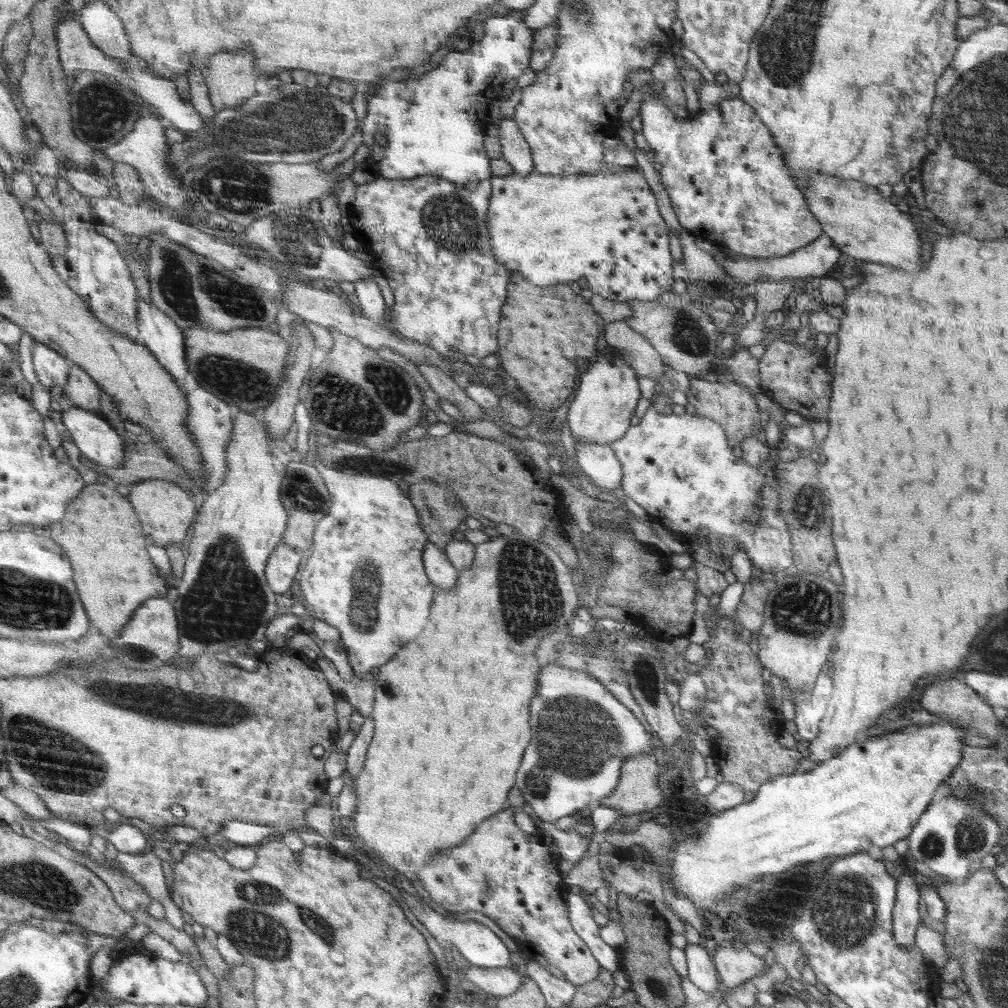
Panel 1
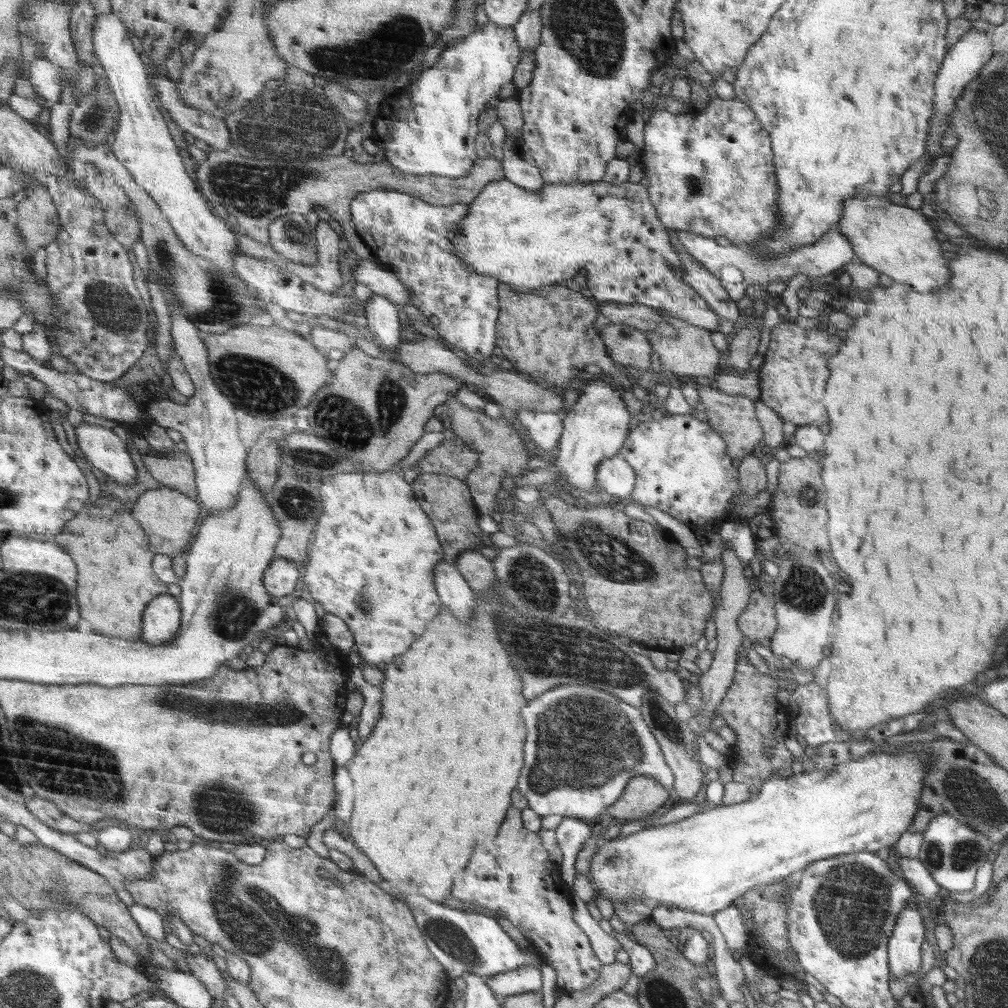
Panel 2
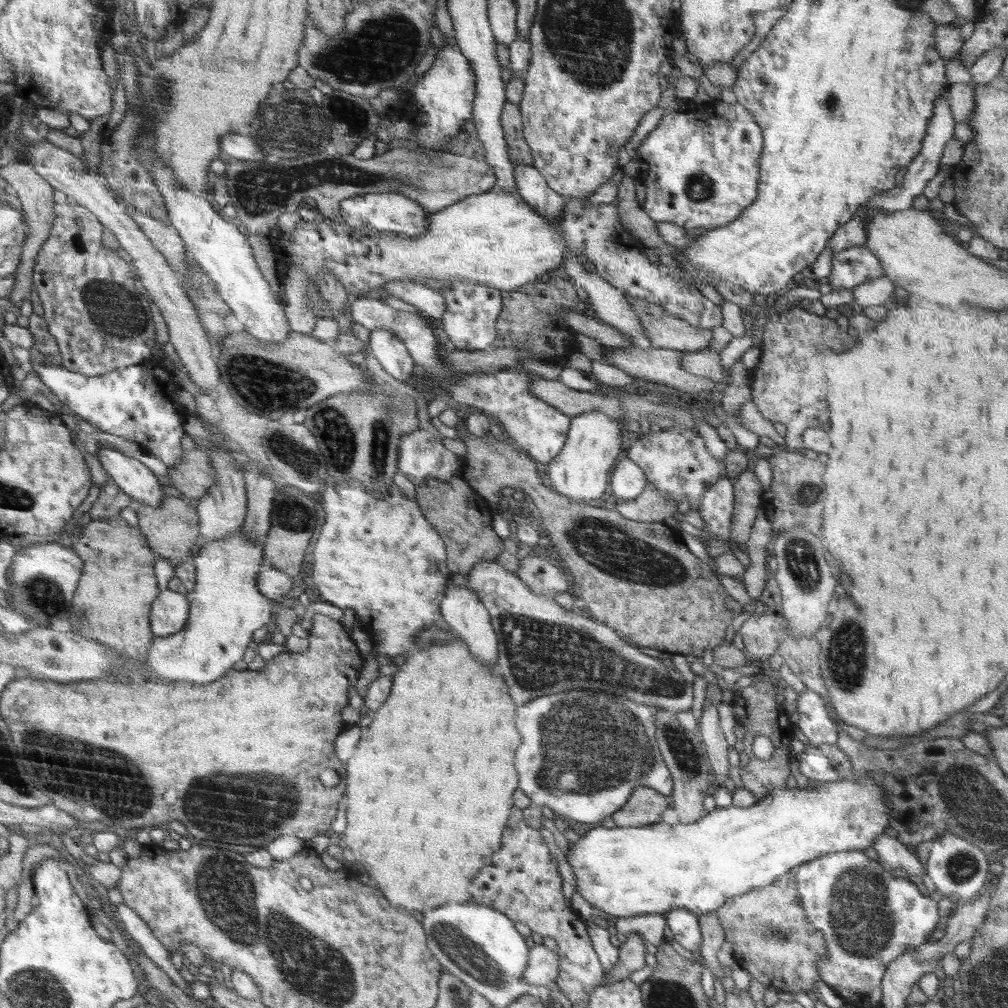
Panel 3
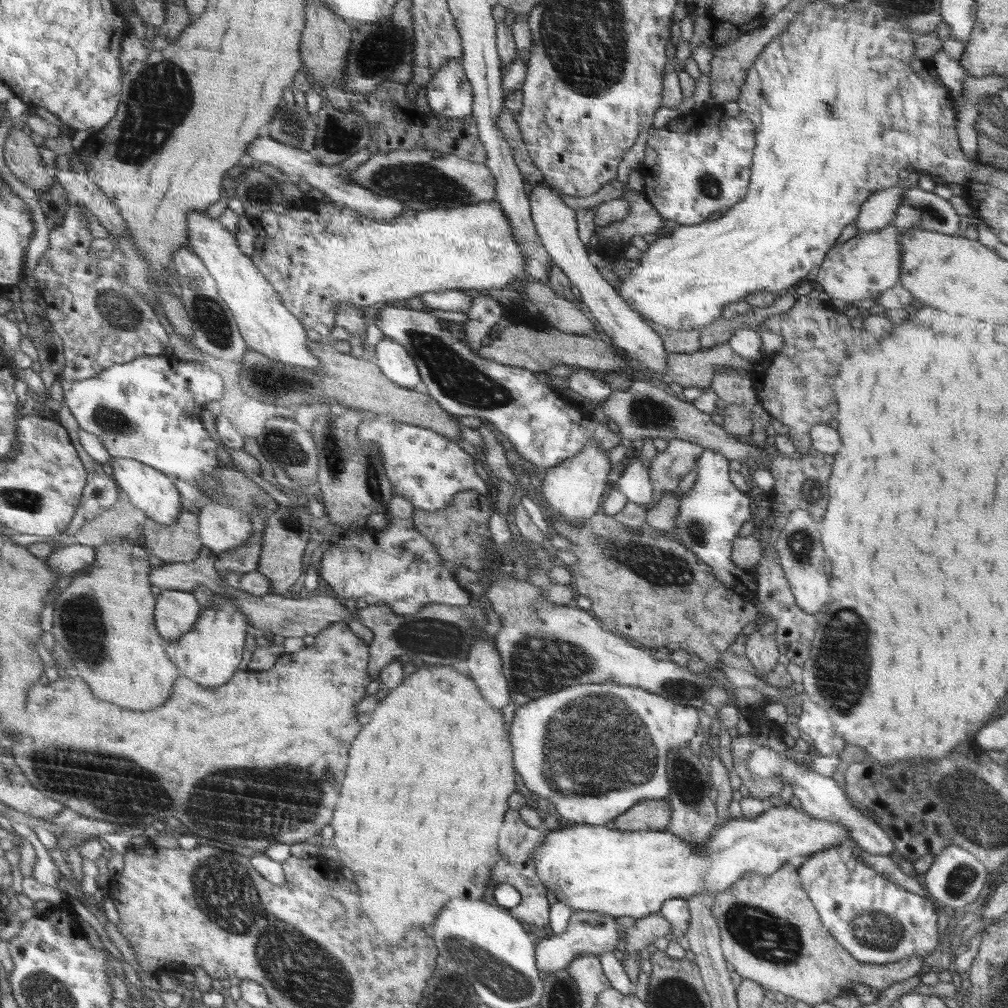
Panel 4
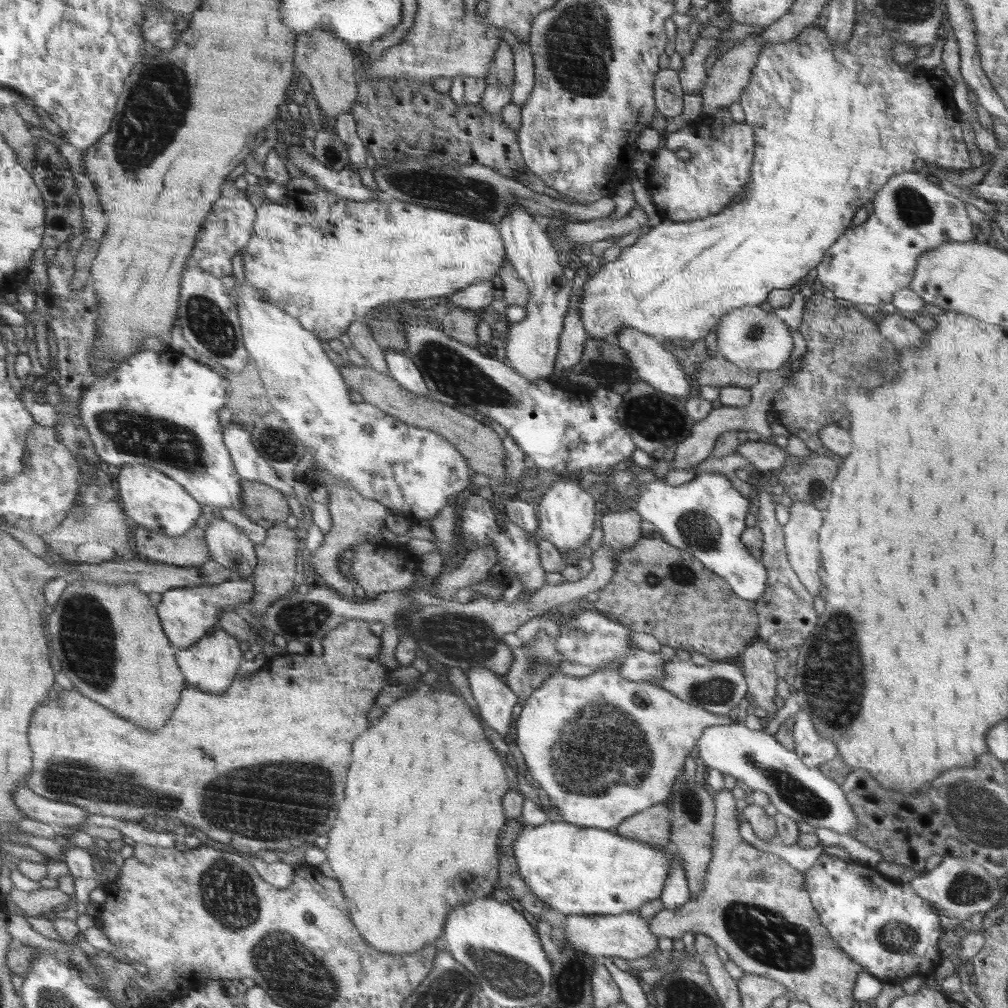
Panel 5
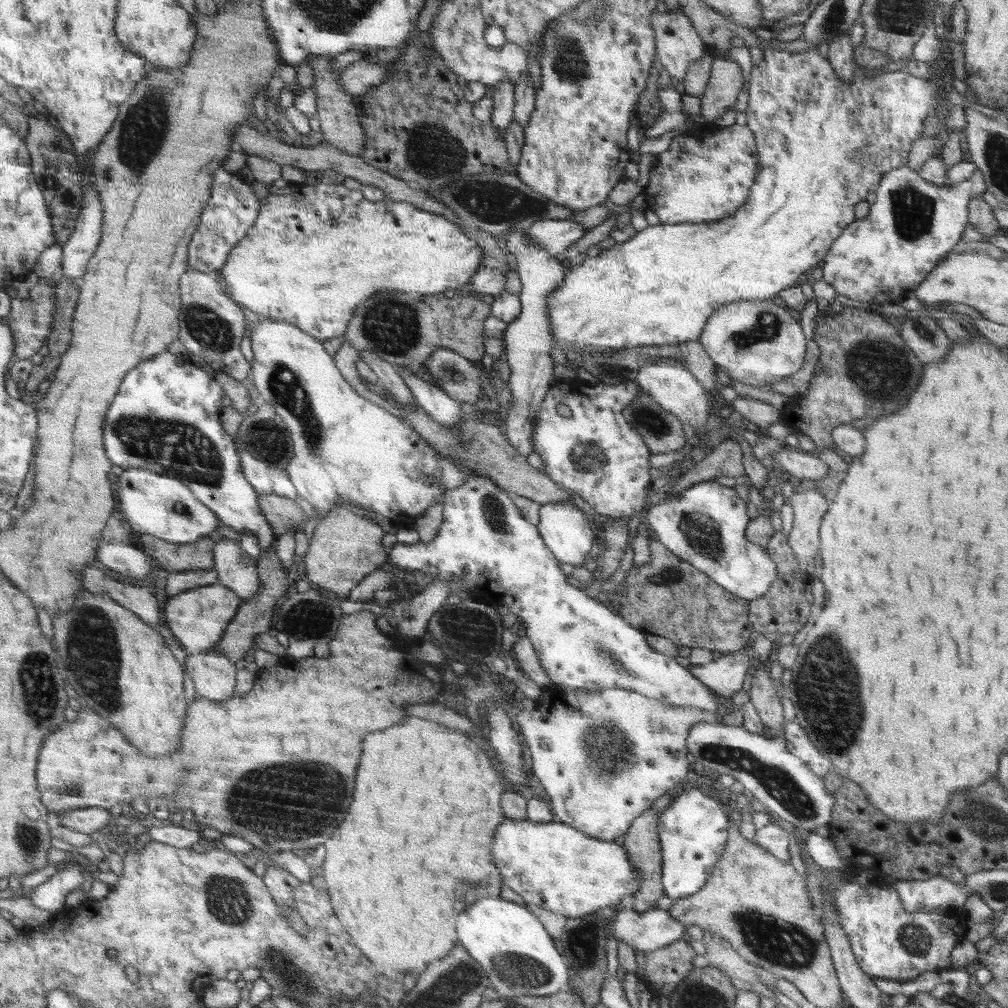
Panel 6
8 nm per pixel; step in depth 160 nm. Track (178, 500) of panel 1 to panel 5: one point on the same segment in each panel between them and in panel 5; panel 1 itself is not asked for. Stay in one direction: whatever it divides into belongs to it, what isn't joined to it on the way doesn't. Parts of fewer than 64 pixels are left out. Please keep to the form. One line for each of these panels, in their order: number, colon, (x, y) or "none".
2: (167, 515)
3: (172, 527)
4: (178, 543)
5: (190, 550)

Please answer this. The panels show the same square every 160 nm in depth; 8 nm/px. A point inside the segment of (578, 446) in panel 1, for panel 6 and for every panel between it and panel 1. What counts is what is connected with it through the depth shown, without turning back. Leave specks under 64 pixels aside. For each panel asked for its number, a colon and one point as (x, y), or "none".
2: (615, 476)
3: (628, 481)
4: (634, 483)
5: (705, 517)
6: (704, 525)

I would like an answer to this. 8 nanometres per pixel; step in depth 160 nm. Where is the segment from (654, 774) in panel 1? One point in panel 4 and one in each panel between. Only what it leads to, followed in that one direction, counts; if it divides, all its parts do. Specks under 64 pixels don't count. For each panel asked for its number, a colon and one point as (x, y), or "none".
2: (644, 795)
3: (647, 806)
4: (651, 815)

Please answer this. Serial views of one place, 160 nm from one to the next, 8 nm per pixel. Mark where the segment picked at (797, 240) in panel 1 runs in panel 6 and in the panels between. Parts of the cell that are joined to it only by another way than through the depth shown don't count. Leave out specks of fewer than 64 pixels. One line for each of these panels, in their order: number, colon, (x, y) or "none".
2: (712, 174)
3: (701, 169)
4: (696, 165)
5: (704, 166)
6: (698, 179)

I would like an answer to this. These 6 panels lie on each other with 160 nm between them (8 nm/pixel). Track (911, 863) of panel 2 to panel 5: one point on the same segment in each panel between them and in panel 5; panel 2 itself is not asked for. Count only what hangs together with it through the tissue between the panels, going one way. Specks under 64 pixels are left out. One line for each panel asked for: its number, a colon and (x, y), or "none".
3: (891, 851)
4: (820, 796)
5: (805, 794)

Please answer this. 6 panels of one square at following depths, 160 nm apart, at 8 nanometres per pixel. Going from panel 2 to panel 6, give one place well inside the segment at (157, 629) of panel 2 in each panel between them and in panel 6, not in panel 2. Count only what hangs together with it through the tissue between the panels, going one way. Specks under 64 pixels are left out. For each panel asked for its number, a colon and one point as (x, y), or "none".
3: (170, 611)
4: (178, 611)
5: (189, 613)
6: (199, 617)

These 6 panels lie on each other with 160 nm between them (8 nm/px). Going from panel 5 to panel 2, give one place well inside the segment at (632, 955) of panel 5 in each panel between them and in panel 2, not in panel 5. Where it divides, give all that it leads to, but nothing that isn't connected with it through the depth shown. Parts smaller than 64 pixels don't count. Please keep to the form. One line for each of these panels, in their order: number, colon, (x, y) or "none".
2: (524, 979)
3: (543, 968)
4: (588, 933)

